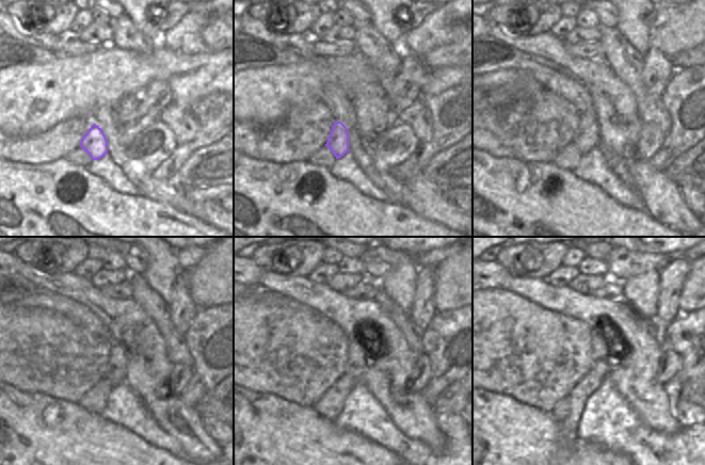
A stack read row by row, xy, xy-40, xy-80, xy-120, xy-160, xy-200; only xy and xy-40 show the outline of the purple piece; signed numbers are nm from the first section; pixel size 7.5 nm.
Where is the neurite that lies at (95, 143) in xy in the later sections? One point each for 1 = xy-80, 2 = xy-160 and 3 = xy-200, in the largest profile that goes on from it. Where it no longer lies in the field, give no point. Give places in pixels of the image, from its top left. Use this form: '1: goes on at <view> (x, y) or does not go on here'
1: goes on at xy-80 (588, 137)
2: goes on at xy-160 (357, 364)
3: goes on at xy-200 (599, 347)

